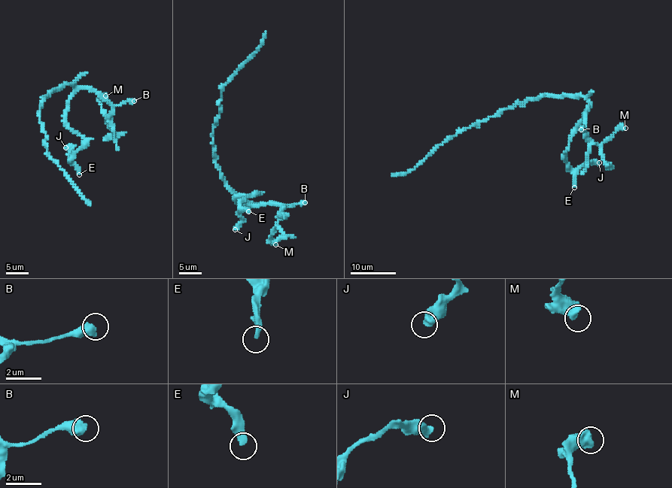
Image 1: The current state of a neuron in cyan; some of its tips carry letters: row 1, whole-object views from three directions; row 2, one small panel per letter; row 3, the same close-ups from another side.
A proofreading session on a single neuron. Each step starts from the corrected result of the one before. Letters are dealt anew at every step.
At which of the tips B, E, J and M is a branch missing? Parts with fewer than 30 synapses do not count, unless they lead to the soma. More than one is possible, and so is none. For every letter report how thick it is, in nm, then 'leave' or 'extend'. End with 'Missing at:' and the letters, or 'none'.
B: 500 nm thick; leave
E: 320 nm thick; leave
J: 480 nm thick; leave
M: 650 nm thick; leave
Missing at: none

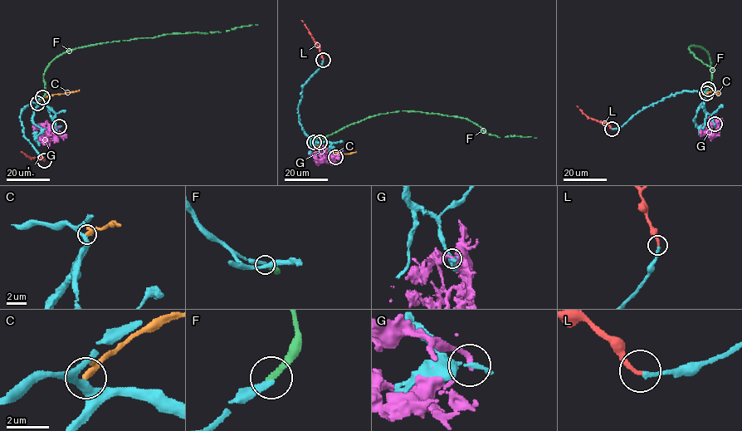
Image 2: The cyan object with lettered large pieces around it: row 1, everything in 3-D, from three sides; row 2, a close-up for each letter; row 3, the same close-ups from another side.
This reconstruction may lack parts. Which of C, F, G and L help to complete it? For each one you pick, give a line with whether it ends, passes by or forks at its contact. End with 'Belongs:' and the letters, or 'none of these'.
F: it ends there
L: it ends there
Belongs: F, L

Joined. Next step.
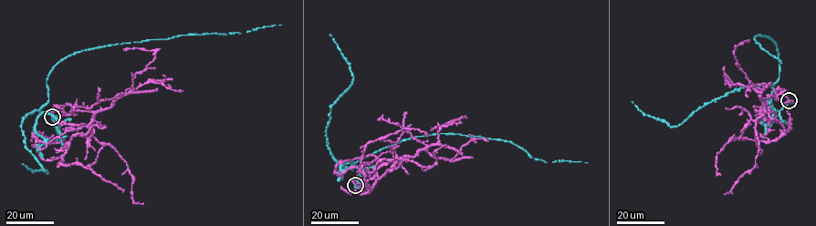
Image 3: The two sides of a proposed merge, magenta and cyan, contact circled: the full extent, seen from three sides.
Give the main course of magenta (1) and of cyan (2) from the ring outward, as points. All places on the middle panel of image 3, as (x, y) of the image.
1: (355, 185), (351, 178), (362, 170), (397, 159), (371, 189), (361, 164), (367, 144), (403, 128), (427, 137)
2: (355, 185), (362, 169), (342, 166), (352, 169), (376, 151), (436, 134), (500, 139), (545, 161), (587, 163)

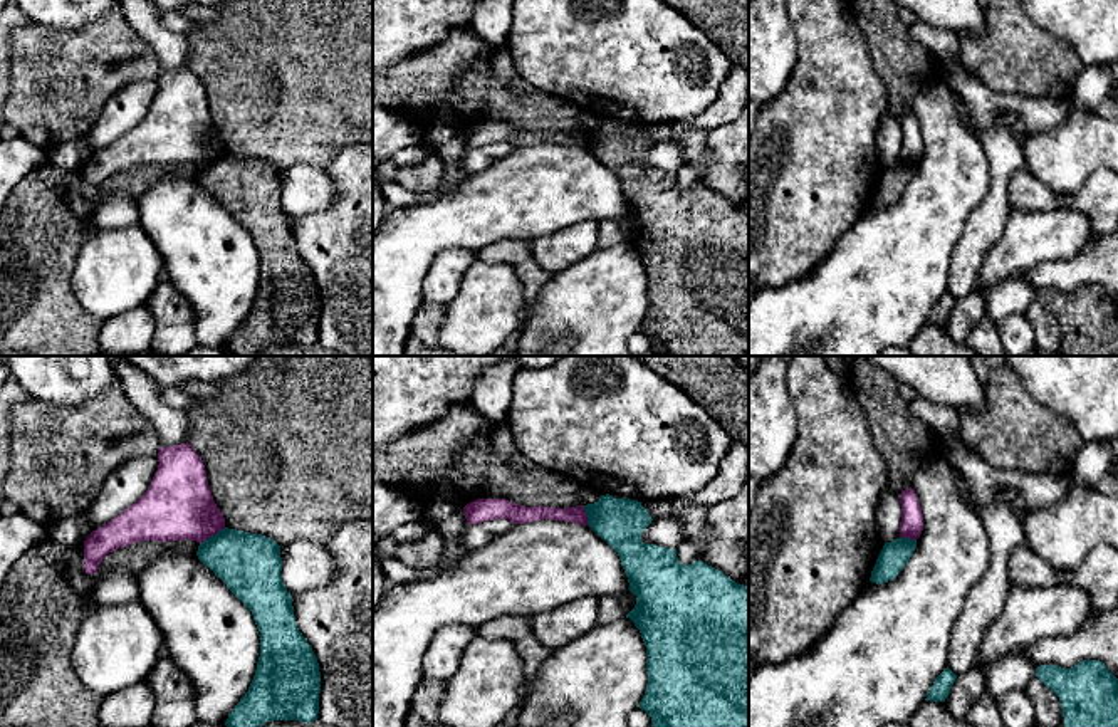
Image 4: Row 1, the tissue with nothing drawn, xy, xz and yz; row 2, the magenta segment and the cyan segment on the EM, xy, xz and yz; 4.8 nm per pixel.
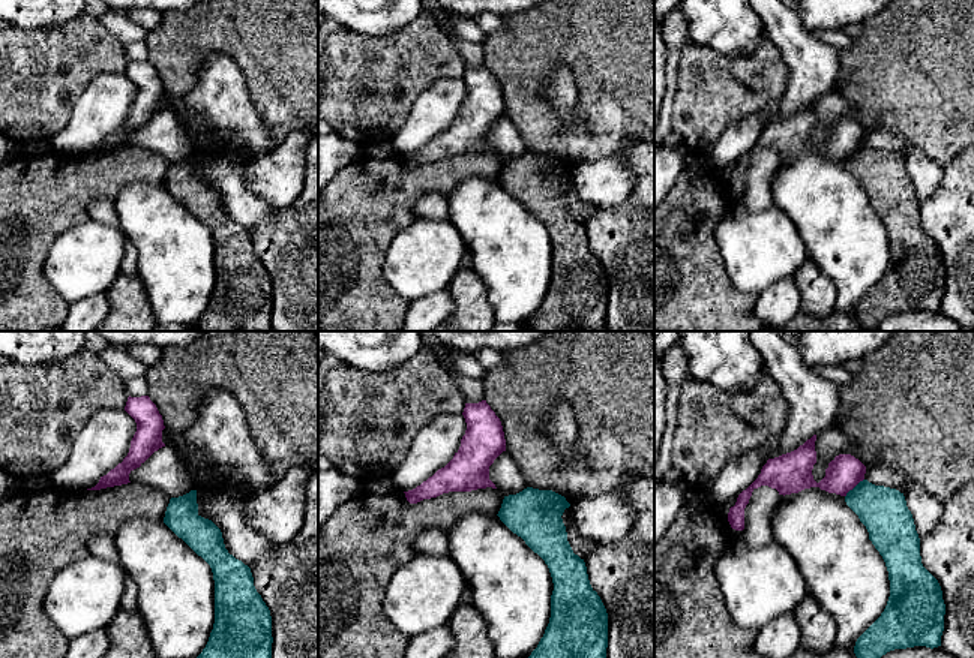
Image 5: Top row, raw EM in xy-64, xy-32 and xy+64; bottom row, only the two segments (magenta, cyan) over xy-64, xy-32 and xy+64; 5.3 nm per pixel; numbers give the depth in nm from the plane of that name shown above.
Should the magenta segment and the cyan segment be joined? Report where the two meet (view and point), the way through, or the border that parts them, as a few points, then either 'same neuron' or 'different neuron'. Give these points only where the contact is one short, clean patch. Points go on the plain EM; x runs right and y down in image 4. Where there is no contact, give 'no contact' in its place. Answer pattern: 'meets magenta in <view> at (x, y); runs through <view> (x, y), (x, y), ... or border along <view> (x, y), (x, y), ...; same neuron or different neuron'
meets magenta in xy at (212, 158); border along xy (225, 151), (200, 168); different neuron

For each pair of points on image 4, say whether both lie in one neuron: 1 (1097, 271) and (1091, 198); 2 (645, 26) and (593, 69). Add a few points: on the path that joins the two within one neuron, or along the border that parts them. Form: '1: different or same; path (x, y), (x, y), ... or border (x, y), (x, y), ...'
1: different; border (1100, 237), (1091, 240)
2: same; path (632, 39), (620, 51), (611, 51), (606, 56)

